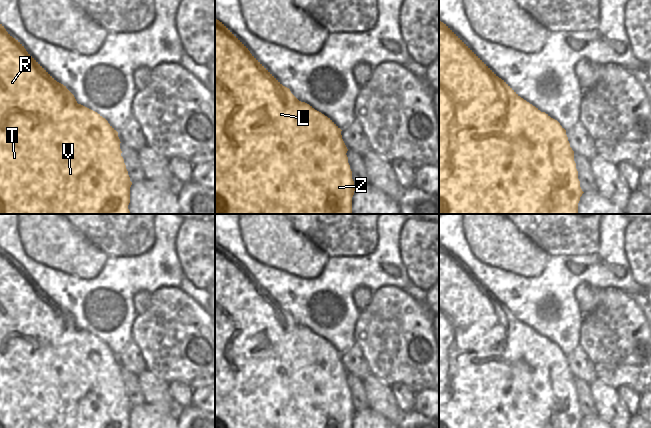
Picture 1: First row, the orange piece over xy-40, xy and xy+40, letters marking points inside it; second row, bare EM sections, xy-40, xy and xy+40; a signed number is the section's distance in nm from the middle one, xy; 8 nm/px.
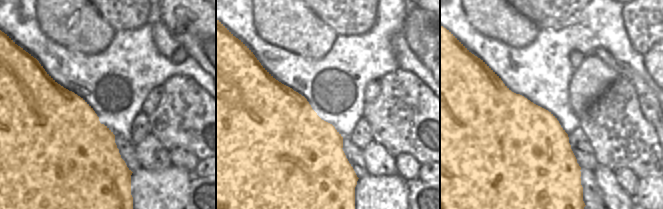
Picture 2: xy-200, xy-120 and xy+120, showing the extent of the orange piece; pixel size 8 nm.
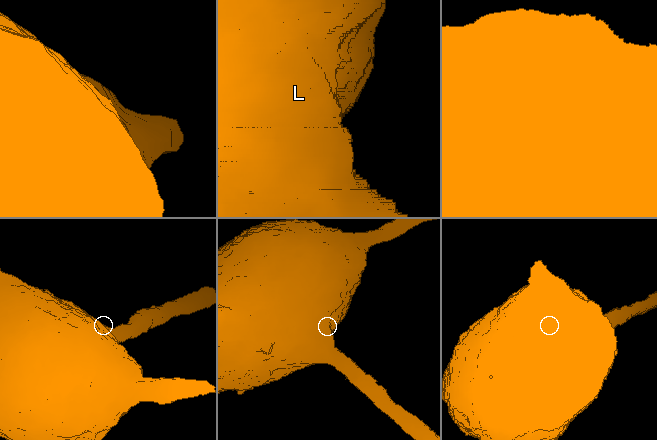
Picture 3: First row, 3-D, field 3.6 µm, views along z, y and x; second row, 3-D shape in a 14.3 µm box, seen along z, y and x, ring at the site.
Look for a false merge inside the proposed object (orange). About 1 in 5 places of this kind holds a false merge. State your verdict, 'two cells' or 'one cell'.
one cell

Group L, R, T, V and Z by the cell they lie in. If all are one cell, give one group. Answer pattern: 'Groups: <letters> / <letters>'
Groups: L R T V Z

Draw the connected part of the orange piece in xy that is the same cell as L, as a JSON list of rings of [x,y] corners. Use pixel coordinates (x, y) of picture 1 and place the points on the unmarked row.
[[[215,242],[215,428],[352,428],[356,411],[341,355],[330,342],[299,325]]]

